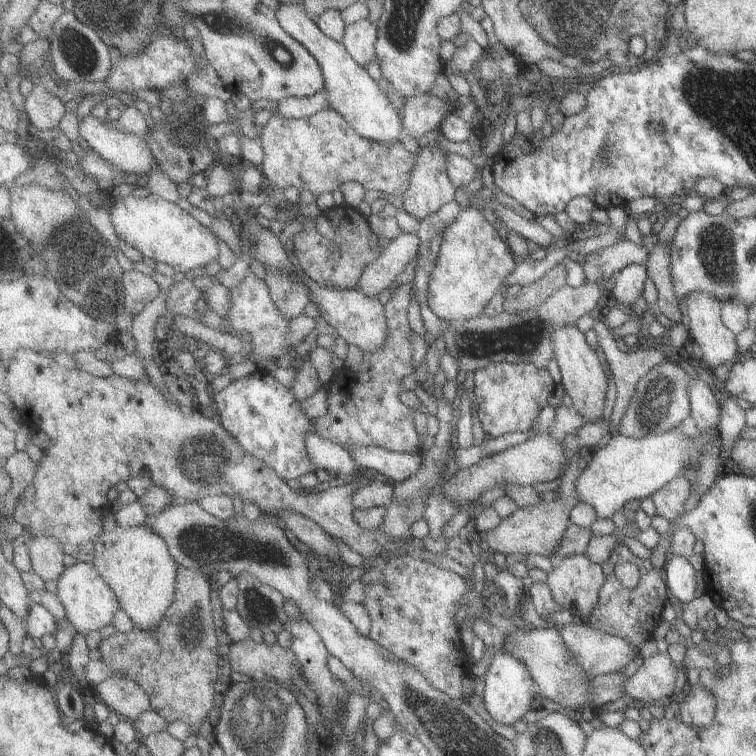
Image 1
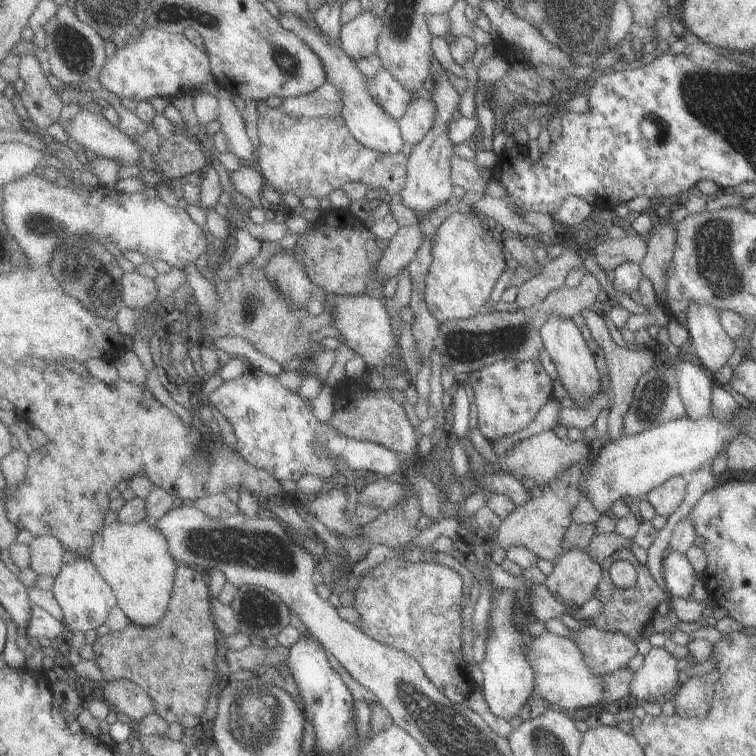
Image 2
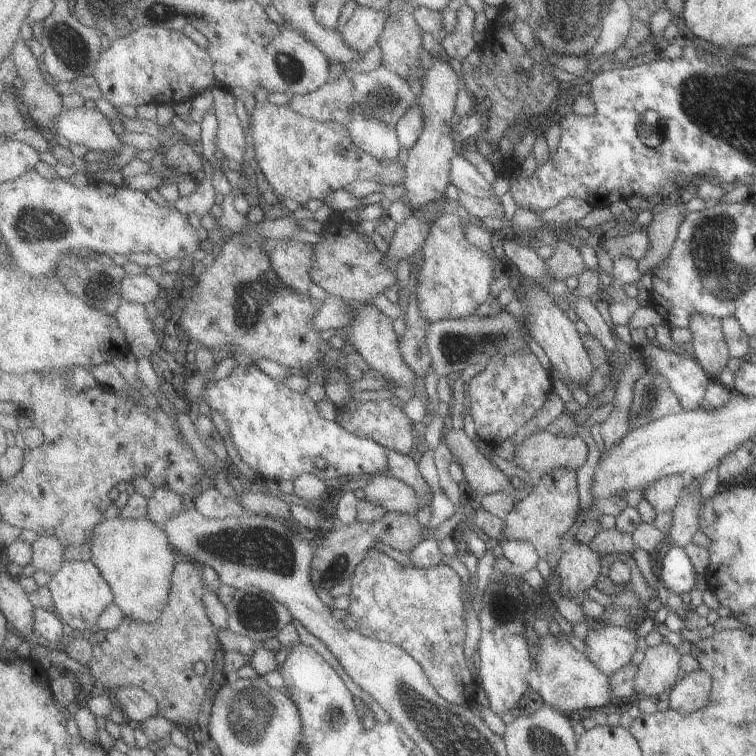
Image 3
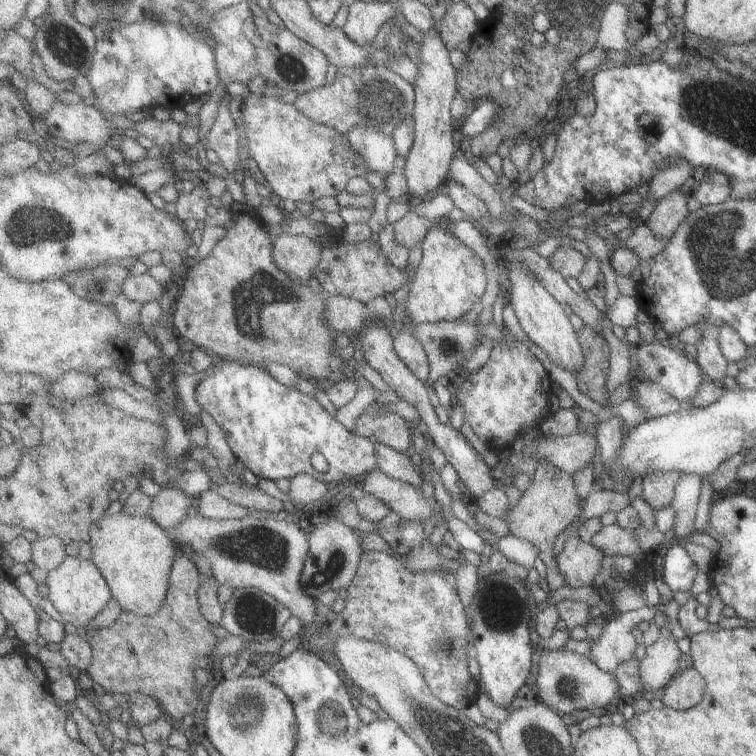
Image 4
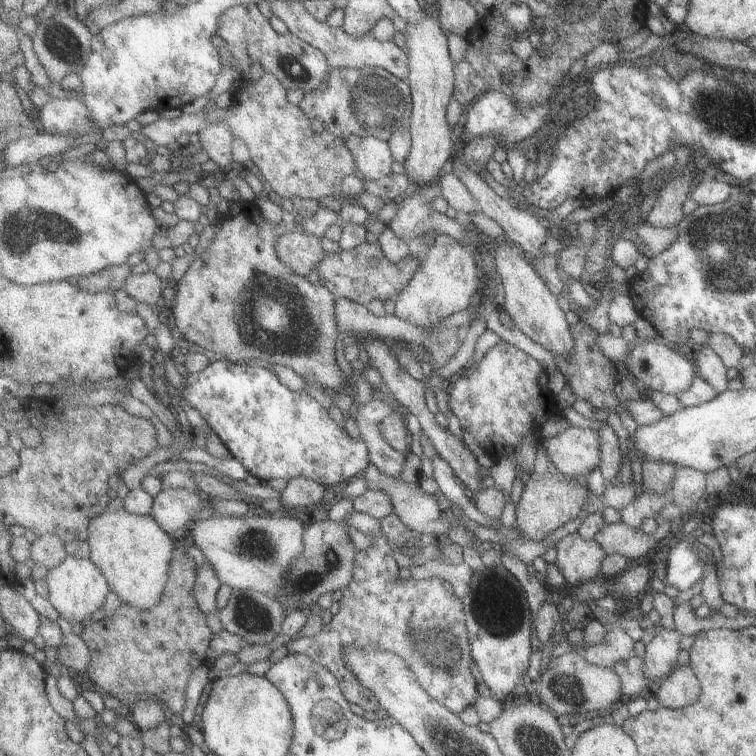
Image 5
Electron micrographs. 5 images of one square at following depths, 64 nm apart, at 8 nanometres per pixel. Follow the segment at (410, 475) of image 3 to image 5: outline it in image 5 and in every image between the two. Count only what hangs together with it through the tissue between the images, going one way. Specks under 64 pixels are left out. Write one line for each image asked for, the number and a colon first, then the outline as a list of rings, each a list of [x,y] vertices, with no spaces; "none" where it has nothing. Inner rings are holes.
4: [[[371,436],[371,442],[375,444],[377,448],[377,458],[379,458],[379,470],[397,478],[397,480],[403,480],[403,482],[409,482],[409,484],[415,484],[419,488],[419,484],[425,482],[425,478],[413,470],[411,466],[411,460],[409,460],[409,454],[403,454],[387,444],[383,444],[381,440],[377,440],[377,436]]]
5: [[[371,398],[365,404],[359,404],[355,408],[355,426],[361,434],[361,440],[369,446],[371,452],[371,464],[377,464],[379,470],[391,478],[399,478],[401,468],[405,466],[407,454],[397,452],[383,436],[381,422],[393,414],[393,408],[377,398]]]

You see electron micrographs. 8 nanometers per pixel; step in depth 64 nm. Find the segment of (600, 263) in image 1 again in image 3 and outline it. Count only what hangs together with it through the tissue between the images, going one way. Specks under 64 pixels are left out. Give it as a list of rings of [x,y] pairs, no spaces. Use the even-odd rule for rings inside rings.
[[[639,226],[639,228],[631,228],[631,232],[627,236],[617,236],[613,240],[607,240],[605,242],[605,248],[609,252],[609,256],[613,258],[619,258],[623,254],[627,256],[633,256],[637,260],[643,260],[649,250],[653,248],[651,244],[651,238],[649,238],[649,226]]]

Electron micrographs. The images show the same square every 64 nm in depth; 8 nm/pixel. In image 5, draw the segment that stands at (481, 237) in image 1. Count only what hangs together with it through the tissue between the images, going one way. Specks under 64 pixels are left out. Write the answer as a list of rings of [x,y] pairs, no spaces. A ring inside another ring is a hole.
[[[433,234],[435,240],[431,246],[423,248],[421,252],[421,270],[415,274],[415,278],[407,284],[407,288],[395,298],[395,316],[399,316],[405,322],[411,322],[419,328],[429,328],[443,318],[467,310],[479,288],[483,286],[483,274],[477,264],[475,250],[471,246],[465,246],[457,242],[451,236]]]

